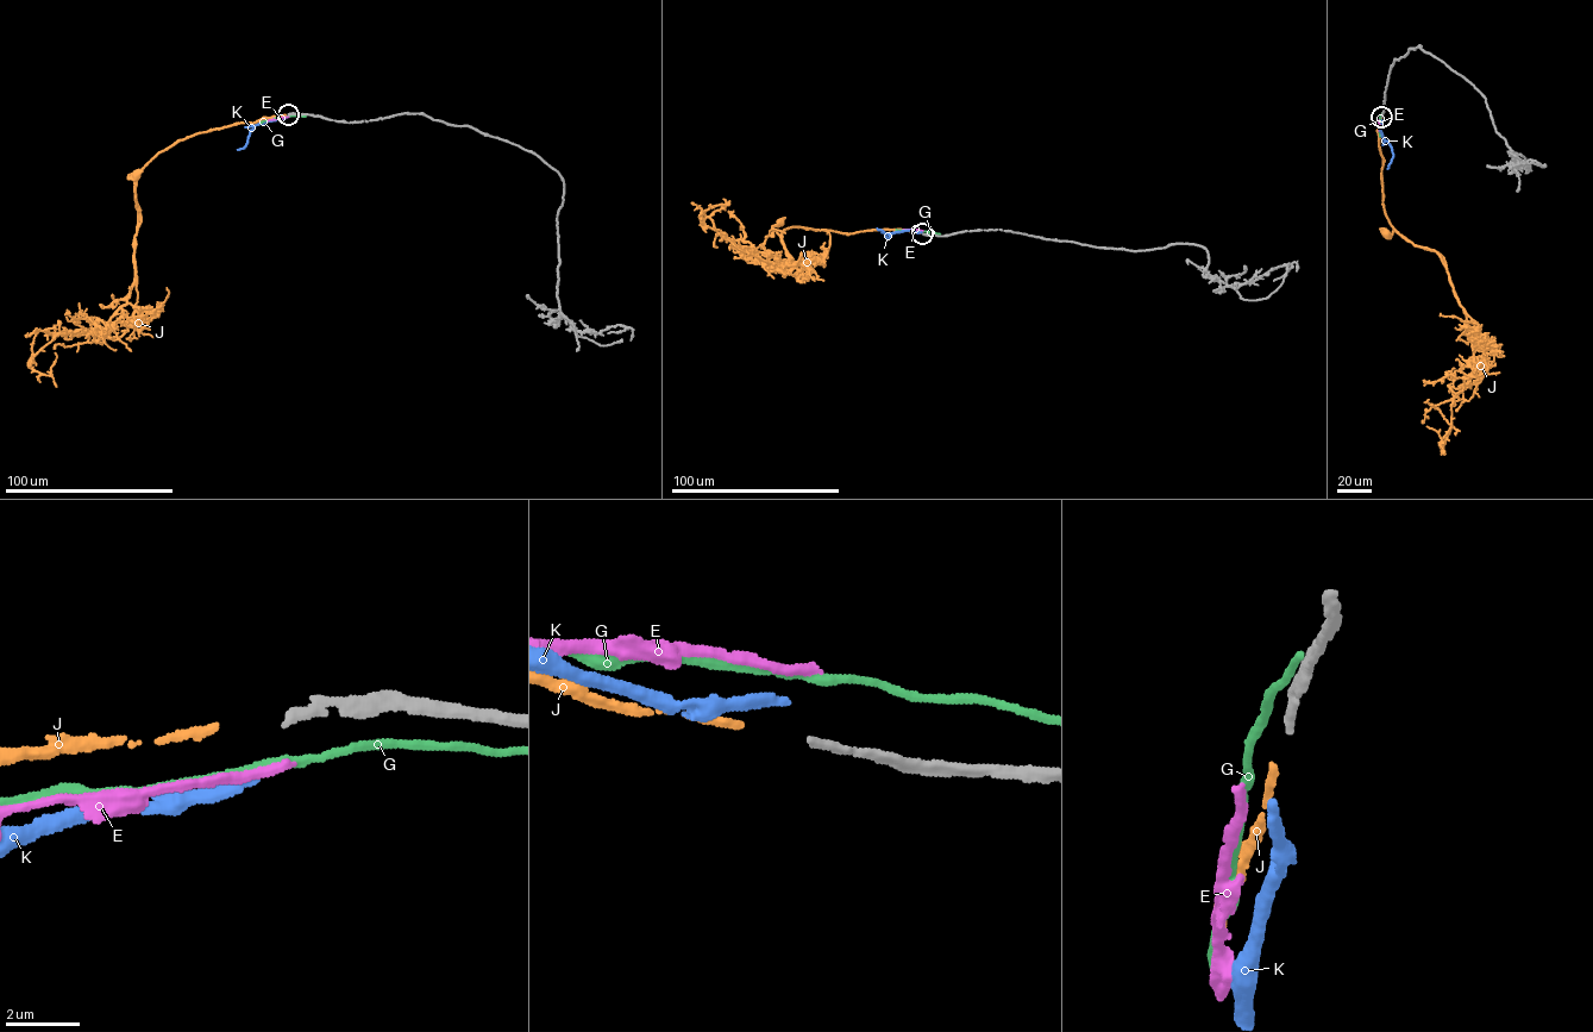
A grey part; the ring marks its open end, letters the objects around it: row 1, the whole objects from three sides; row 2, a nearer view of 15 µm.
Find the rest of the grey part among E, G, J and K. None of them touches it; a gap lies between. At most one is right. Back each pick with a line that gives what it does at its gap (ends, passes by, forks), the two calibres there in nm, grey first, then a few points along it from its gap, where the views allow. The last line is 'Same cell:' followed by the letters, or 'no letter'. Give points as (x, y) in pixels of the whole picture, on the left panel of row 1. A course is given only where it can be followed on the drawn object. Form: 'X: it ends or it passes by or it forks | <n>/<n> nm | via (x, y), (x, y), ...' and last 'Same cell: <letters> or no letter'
J: it ends | 260/240 nm | via (284, 114), (234, 123), (179, 139), (150, 161), (135, 185), (132, 175), (127, 177), (137, 175)
Same cell: J

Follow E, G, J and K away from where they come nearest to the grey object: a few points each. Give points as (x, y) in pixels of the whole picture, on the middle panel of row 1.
E: (922, 231), (903, 230)
G: (922, 231), (896, 230)
J: (920, 233), (877, 230), (847, 233), (791, 226), (781, 237), (772, 226), (781, 223)
K: (922, 232), (894, 232), (886, 238), (877, 227)

